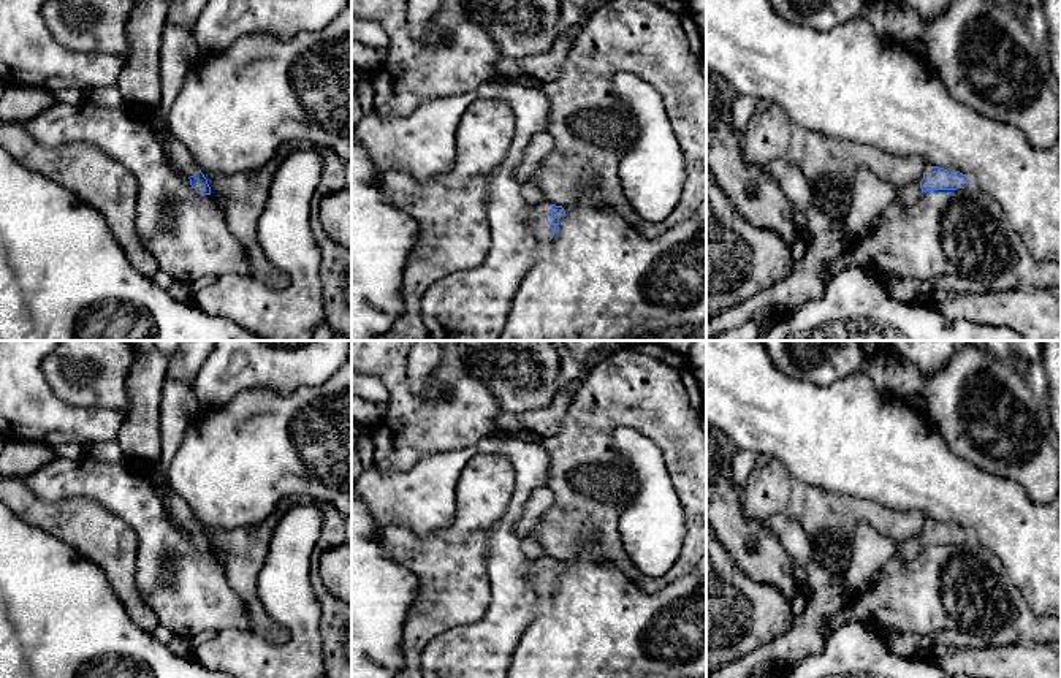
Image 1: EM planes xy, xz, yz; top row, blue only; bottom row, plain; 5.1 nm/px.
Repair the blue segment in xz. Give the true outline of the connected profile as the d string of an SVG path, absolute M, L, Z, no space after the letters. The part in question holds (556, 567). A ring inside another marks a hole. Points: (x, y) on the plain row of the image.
M548 556L532 559L529 570L529 586L540 602L553 594L559 573L564 569L565 566L562 561L556 561Z

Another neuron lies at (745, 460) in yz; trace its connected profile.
M738 448L733 458L733 482L744 491L744 485L757 463L759 453Z

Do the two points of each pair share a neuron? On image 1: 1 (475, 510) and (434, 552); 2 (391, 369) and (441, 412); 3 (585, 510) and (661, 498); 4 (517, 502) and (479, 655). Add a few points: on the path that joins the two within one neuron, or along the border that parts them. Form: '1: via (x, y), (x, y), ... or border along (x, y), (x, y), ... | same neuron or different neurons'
1: via (472, 523), (447, 548) | same neuron
2: via (398, 385), (399, 392), (420, 412), (425, 412) | same neuron
3: border along (629, 468), (638, 490), (619, 515), (619, 540) | different neurons
4: via (507, 540), (507, 617) | same neuron

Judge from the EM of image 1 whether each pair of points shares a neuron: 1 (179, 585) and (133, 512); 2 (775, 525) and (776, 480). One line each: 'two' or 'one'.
1: one
2: two

